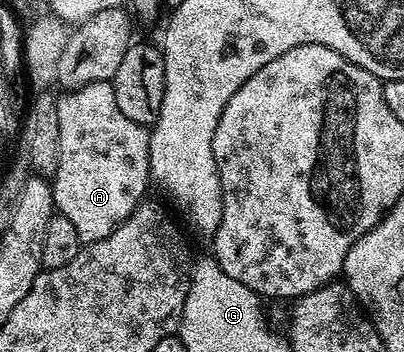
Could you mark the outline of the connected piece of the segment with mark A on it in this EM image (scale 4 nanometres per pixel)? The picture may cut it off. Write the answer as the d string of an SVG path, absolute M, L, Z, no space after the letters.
M111 81L89 83L80 89L64 92L57 100L57 128L61 130L61 159L51 181L51 194L58 216L69 219L77 230L80 242L91 245L105 239L148 196L151 181L149 167L148 126L133 123L117 107Z

